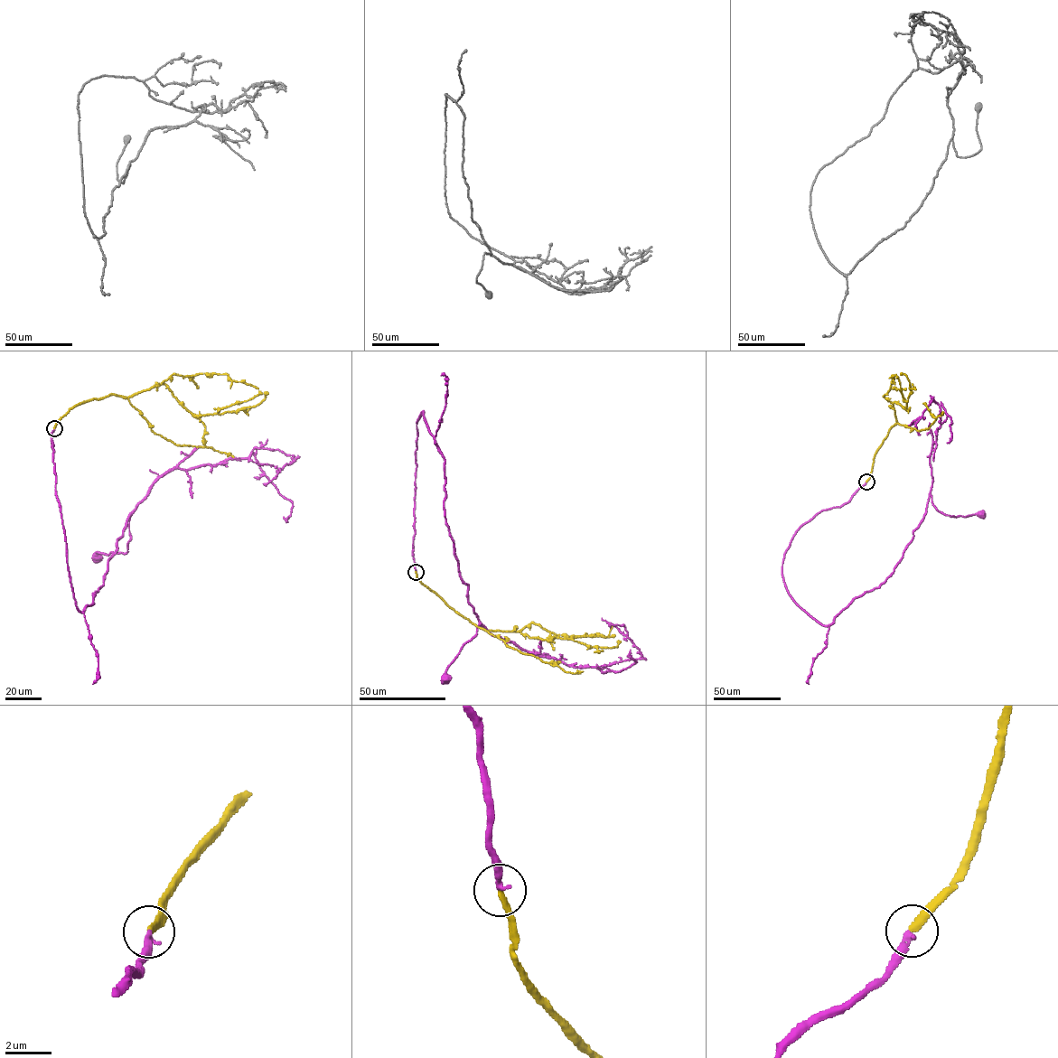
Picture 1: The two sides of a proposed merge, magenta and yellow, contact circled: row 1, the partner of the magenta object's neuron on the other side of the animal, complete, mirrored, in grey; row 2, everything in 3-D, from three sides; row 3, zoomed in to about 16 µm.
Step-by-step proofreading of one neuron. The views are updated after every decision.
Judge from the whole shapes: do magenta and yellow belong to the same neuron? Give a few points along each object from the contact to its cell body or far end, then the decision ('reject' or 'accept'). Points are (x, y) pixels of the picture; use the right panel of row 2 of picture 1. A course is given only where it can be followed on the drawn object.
magenta runs (866, 482), (801, 526), (784, 556), (788, 593), (822, 624), (890, 575), (930, 494), (950, 517), (980, 513); yellow runs (866, 482), (874, 456), (897, 422), (893, 403), (908, 409), (910, 384), (907, 376), (900, 374); accept

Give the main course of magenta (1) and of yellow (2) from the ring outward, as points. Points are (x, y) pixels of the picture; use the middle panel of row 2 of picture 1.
1: (416, 571), (416, 422), (423, 410), (444, 459), (444, 519), (459, 575), (482, 625), (445, 678)
2: (416, 571), (421, 583), (486, 631), (520, 631), (547, 641), (571, 639), (605, 648), (616, 647), (618, 641)

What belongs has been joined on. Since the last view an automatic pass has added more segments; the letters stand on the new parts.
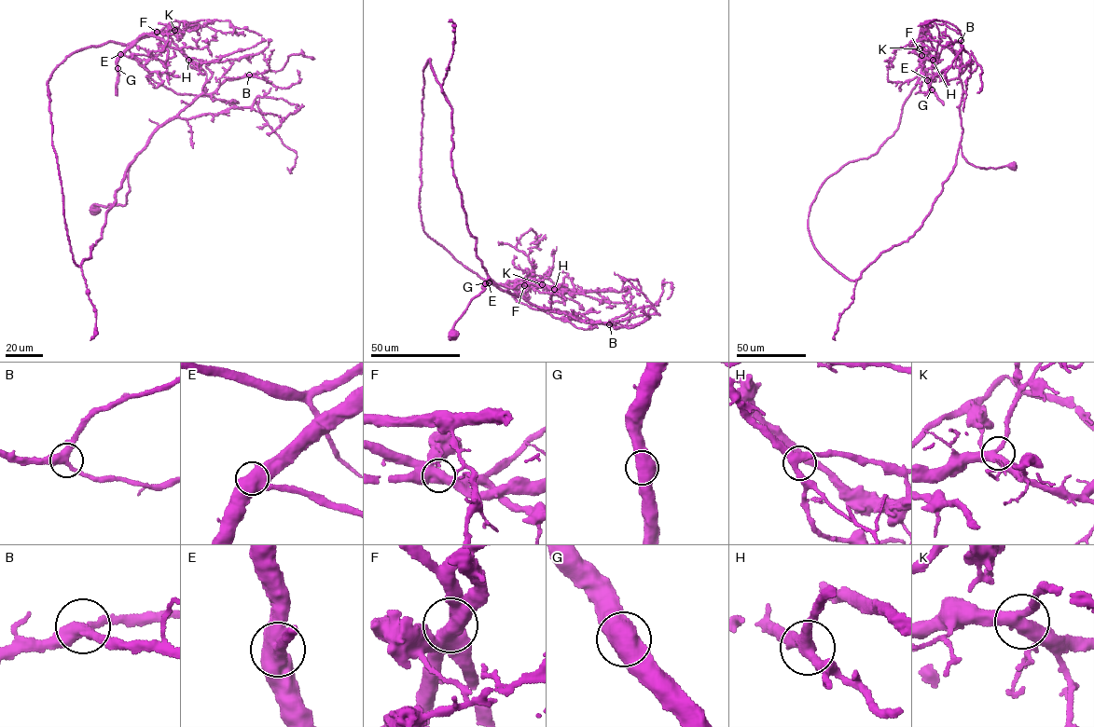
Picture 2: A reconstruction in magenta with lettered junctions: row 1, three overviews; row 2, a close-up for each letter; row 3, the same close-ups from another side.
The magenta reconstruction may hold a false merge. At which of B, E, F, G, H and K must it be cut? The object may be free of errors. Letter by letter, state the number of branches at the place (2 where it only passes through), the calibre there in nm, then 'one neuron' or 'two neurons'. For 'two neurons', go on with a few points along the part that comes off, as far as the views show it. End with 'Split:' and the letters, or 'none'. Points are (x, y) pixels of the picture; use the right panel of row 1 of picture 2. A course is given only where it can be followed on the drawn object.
B: branches 3; calibre 400 nm; one neuron
E: branches 3; calibre 500 nm; one neuron
F: branches 3; calibre 500 nm; two neurons; course (921, 55), (919, 60), (921, 63), (920, 72), (903, 83), (887, 79), (887, 68), (893, 60)
G: branches 3; calibre 460 nm; one neuron
H: branches 3; calibre 380 nm; one neuron
K: branches 3; calibre 400 nm; one neuron
Split: F

